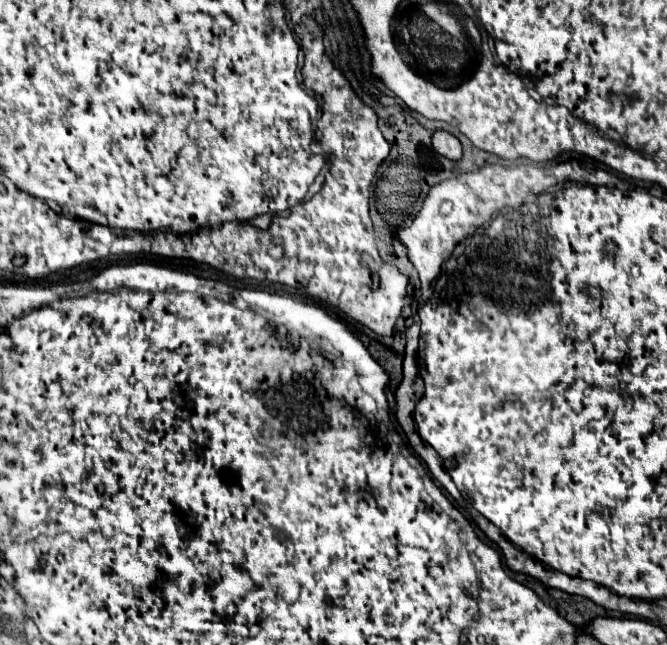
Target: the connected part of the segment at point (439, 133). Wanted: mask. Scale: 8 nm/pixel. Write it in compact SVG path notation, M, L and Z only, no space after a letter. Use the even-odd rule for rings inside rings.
M436 130L434 136L432 136L432 146L438 154L450 158L450 160L460 160L462 158L462 146L460 146L460 140L446 132L446 130Z

